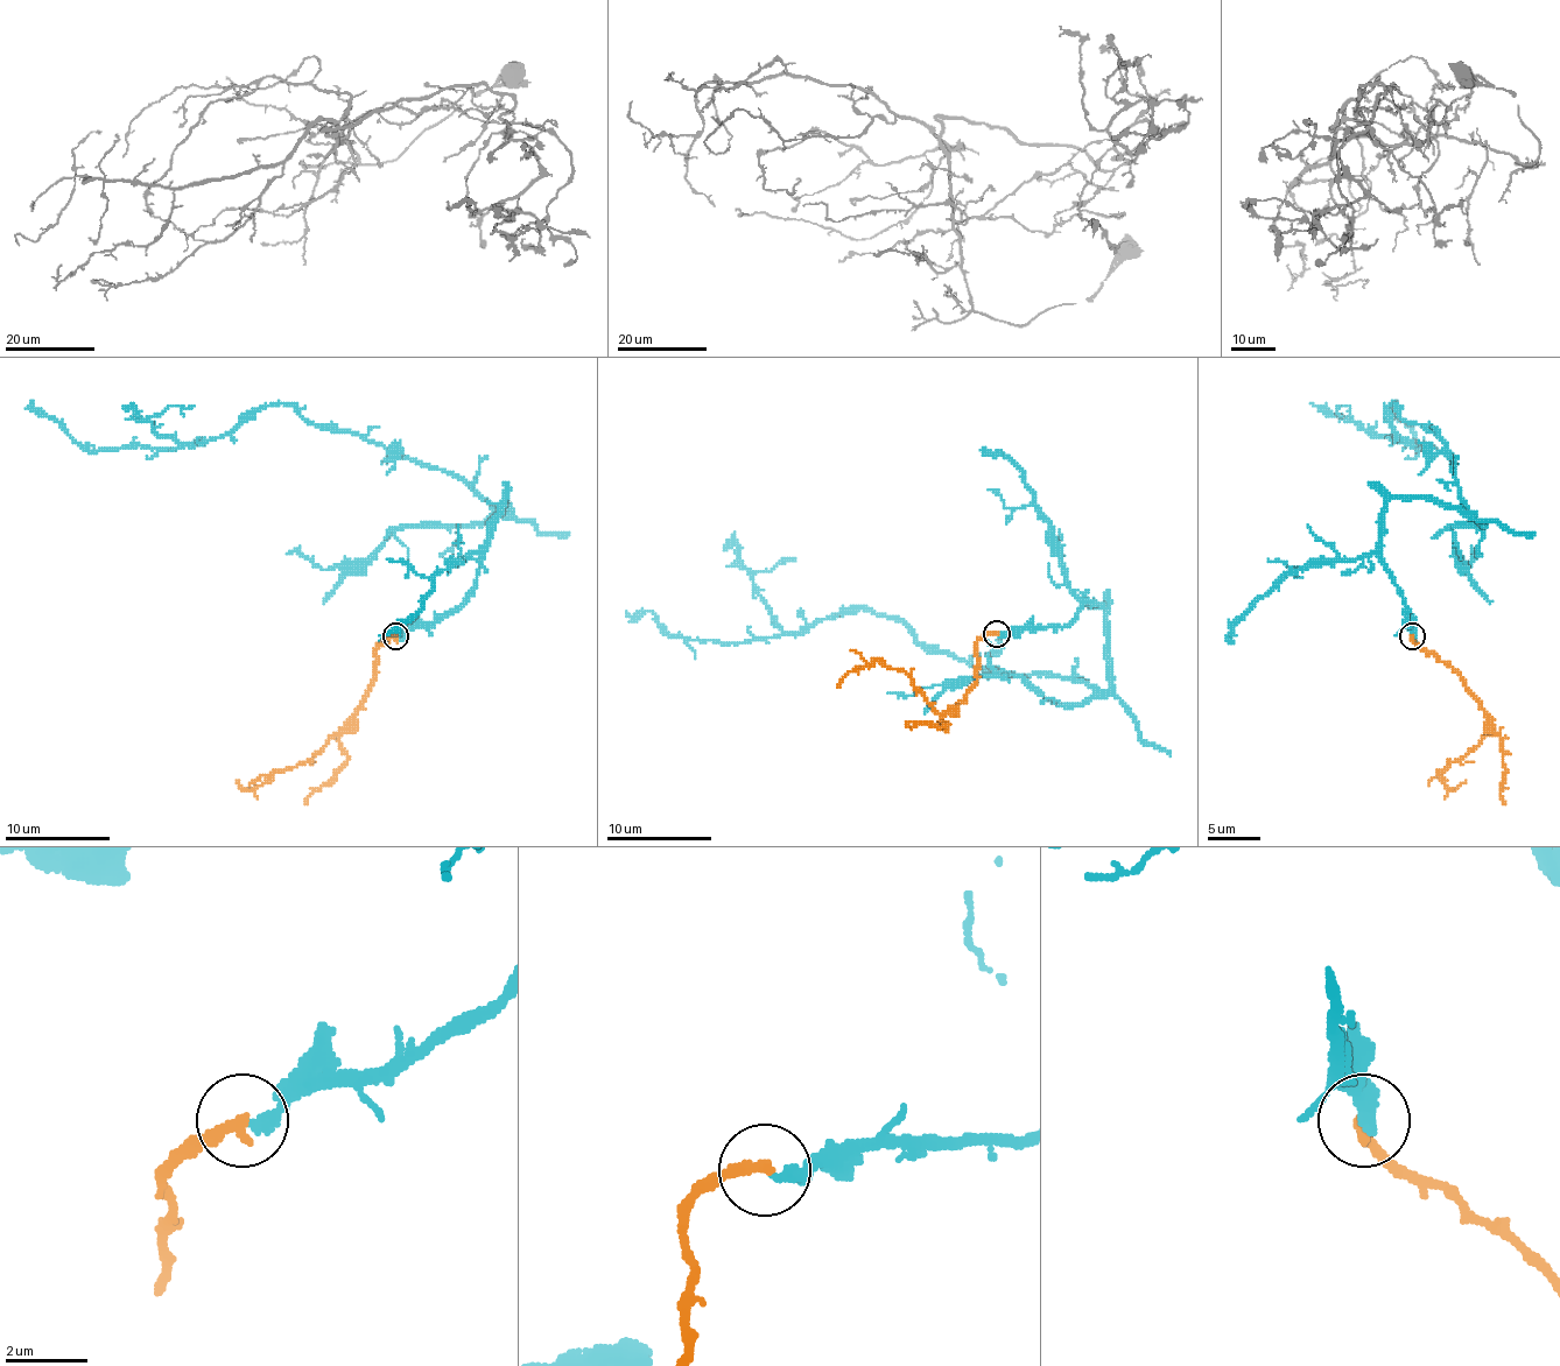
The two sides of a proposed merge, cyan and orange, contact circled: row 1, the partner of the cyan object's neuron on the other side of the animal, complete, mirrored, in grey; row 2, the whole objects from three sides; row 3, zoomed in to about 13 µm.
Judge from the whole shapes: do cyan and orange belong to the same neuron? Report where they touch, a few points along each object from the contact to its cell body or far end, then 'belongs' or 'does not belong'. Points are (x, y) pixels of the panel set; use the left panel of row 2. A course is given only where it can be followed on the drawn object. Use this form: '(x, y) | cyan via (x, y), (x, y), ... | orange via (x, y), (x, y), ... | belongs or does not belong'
(395, 635) | cyan via (398, 635), (463, 600), (505, 498), (494, 511), (452, 474), (281, 403), (196, 445), (110, 450), (25, 408) | orange via (394, 635), (376, 646), (376, 675), (350, 719), (302, 765), (275, 773), (250, 788), (236, 780) | belongs

